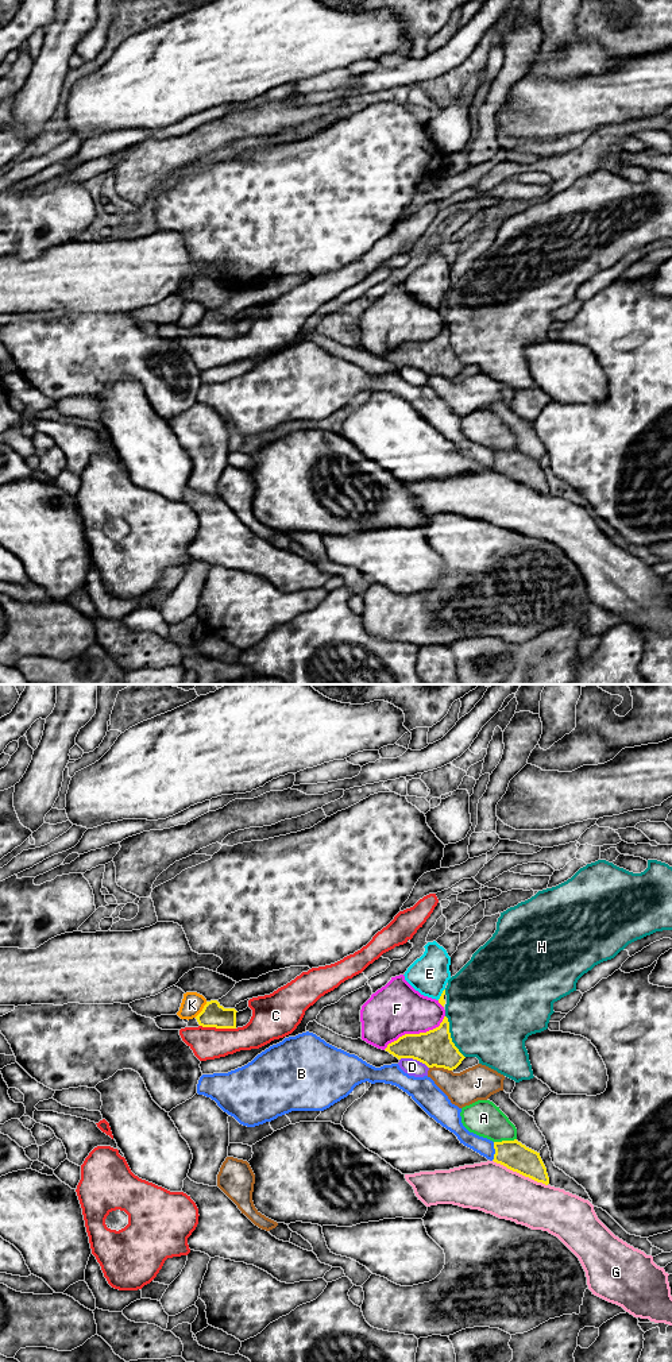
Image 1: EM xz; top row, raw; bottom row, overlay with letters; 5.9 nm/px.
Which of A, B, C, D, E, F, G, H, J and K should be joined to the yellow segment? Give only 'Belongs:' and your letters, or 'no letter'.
Belongs: no letter

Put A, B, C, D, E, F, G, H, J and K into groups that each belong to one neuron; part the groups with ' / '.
A / B / C / D / E F / G / H / J / K

